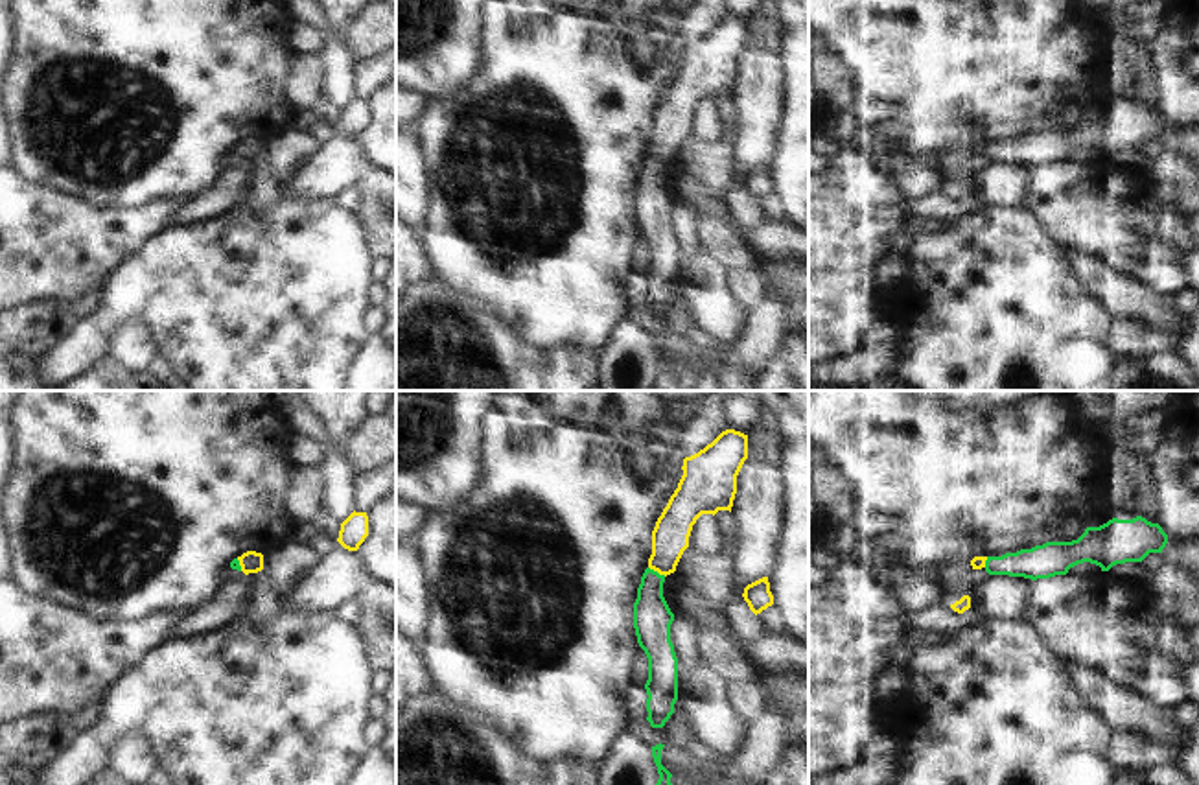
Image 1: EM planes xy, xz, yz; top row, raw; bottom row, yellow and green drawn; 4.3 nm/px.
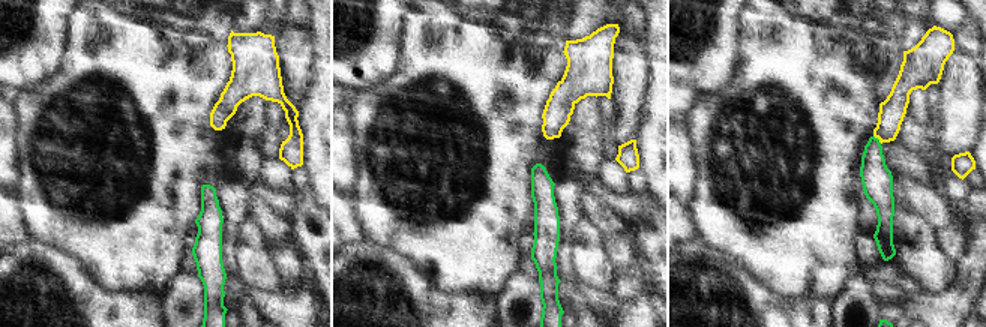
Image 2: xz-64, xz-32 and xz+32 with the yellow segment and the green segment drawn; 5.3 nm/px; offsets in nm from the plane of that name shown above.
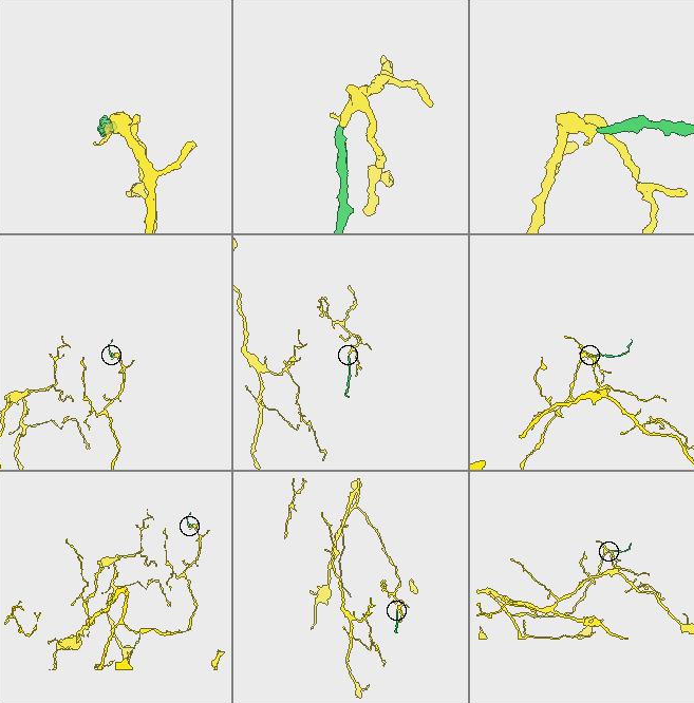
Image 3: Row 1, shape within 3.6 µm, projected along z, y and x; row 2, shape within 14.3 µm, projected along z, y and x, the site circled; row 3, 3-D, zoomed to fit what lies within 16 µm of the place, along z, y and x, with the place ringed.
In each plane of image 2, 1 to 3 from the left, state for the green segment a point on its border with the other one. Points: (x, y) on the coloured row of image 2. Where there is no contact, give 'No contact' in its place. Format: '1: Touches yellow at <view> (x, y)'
1: No contact
2: No contact
3: Touches yellow at xz+32 (878, 138).

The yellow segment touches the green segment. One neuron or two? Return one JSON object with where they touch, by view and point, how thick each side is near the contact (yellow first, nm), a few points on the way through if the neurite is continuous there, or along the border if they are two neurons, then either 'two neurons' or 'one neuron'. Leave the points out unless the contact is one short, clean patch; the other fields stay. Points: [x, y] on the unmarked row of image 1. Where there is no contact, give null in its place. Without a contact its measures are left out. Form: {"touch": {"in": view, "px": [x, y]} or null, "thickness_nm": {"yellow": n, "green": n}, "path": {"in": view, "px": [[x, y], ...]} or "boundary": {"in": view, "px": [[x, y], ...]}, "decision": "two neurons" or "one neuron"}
{"touch": {"in": "xz", "px": [658, 159]}, "thickness_nm": {"yellow": 160, "green": 170}, "path": {"in": "xz", "px": [[671, 122], [658, 159], [652, 166], [652, 205]]}, "decision": "one neuron"}

